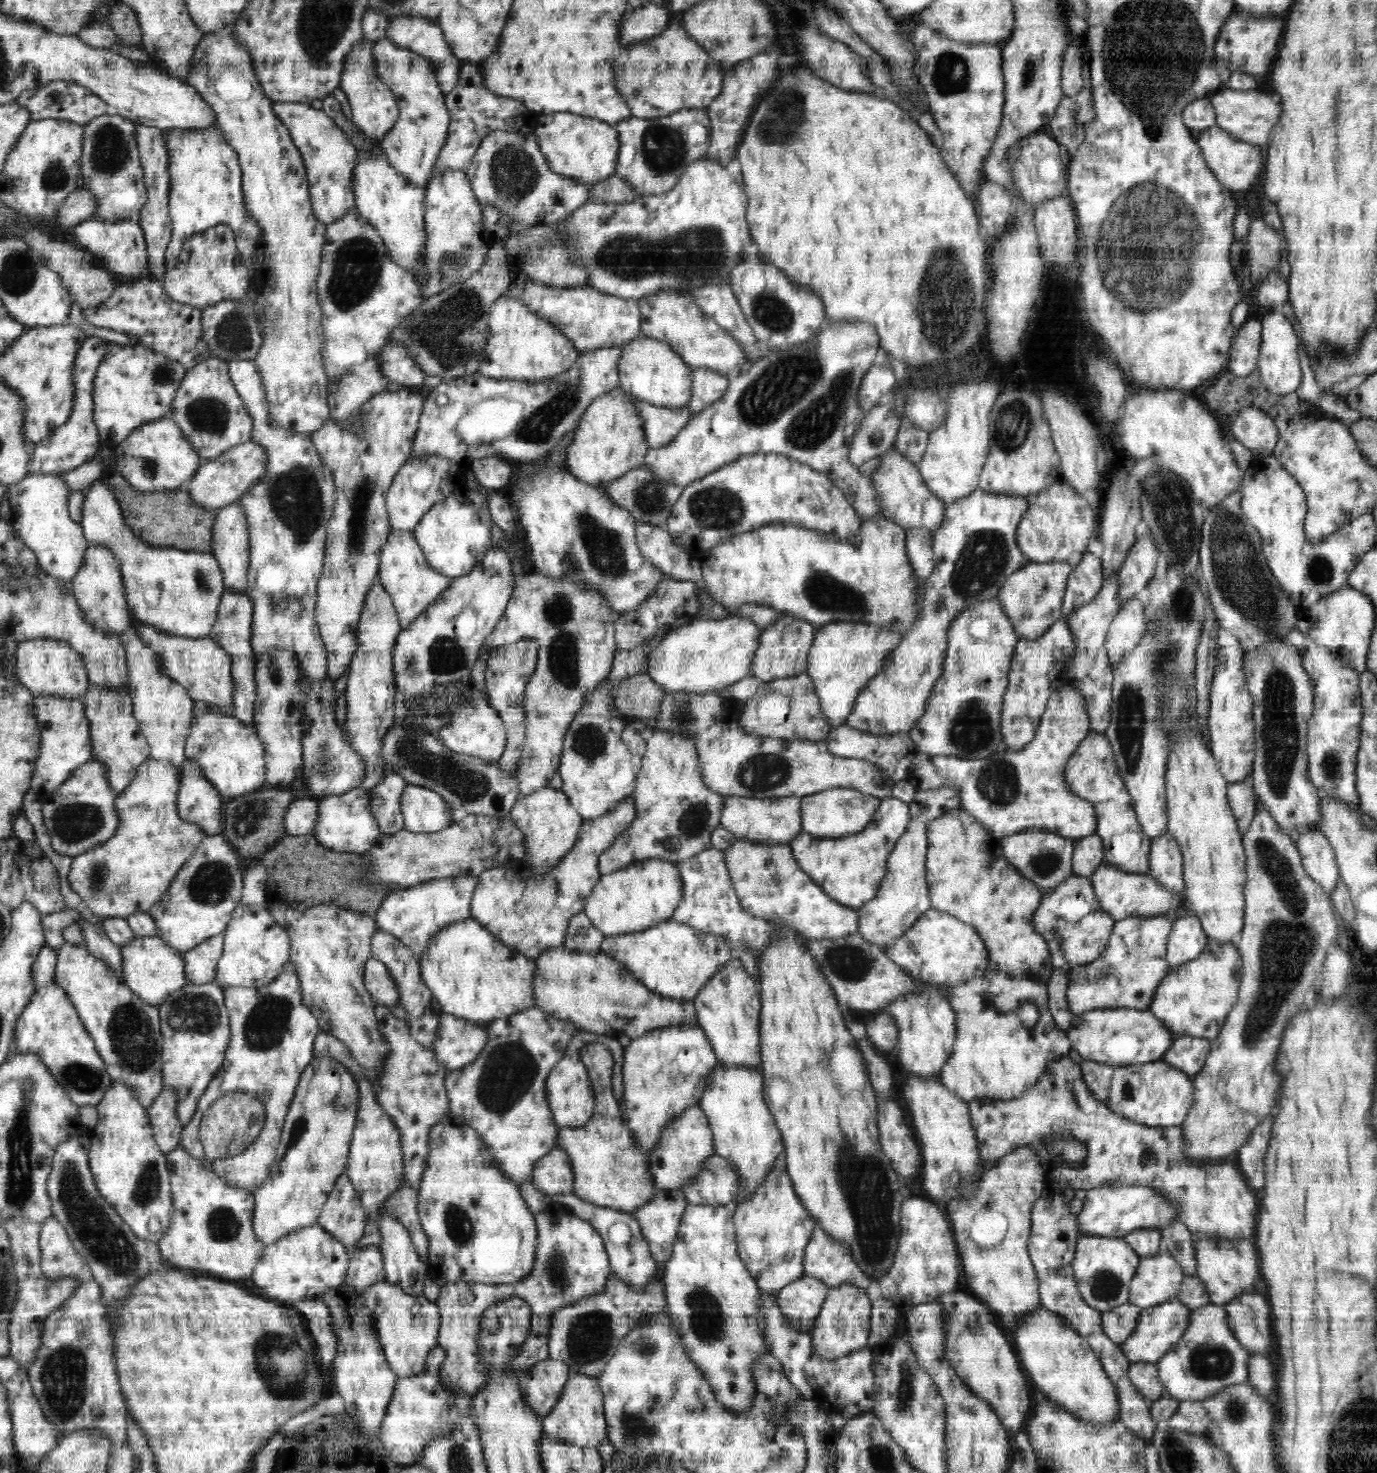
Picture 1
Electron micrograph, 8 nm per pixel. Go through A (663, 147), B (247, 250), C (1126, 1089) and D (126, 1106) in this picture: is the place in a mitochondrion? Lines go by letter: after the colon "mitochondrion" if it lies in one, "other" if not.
A: mitochondrion
B: other
C: mitochondrion
D: other

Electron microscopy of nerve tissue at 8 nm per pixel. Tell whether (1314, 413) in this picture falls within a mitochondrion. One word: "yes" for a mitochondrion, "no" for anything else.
no

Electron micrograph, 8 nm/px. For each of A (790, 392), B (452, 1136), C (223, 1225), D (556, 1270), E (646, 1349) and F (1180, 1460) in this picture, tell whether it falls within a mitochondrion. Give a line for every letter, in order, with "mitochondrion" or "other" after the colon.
A: mitochondrion
B: other
C: mitochondrion
D: mitochondrion
E: other
F: mitochondrion

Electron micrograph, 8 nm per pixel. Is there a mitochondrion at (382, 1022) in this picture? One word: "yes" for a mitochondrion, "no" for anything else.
no

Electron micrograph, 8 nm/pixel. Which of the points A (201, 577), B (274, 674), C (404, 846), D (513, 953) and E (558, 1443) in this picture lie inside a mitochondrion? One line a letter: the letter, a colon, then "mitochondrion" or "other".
A: mitochondrion
B: mitochondrion
C: other
D: other
E: other

